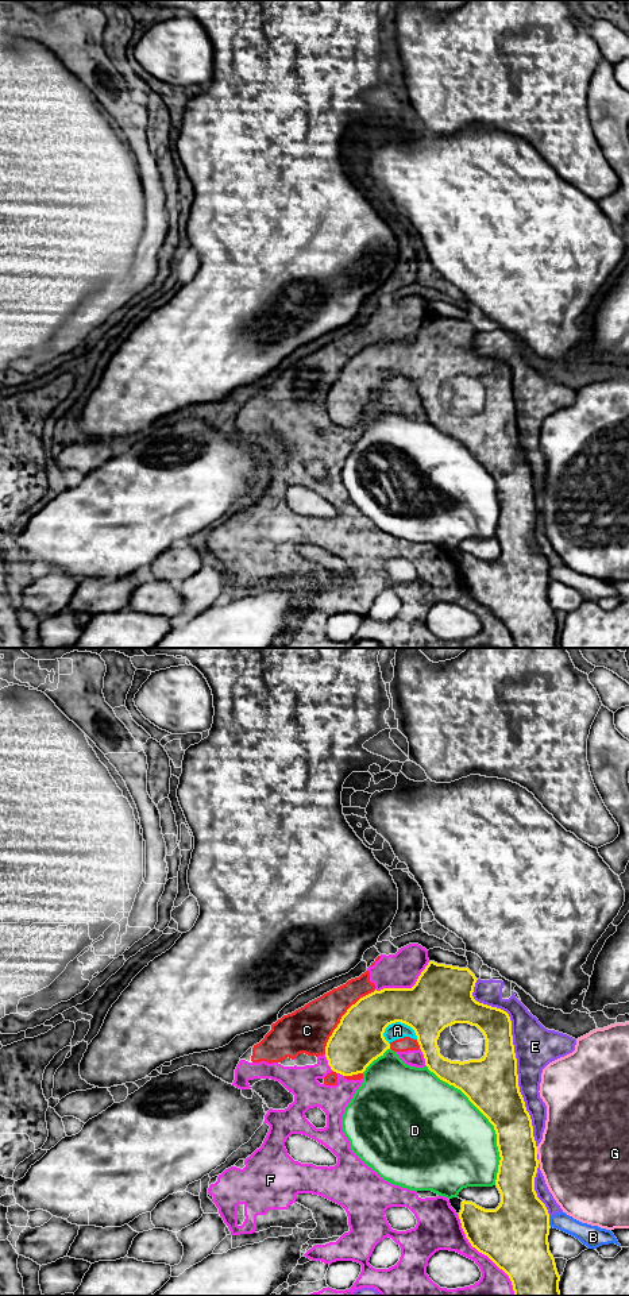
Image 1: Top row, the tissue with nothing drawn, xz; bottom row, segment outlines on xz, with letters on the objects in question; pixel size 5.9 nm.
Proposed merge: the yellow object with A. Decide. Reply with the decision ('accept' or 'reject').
reject

